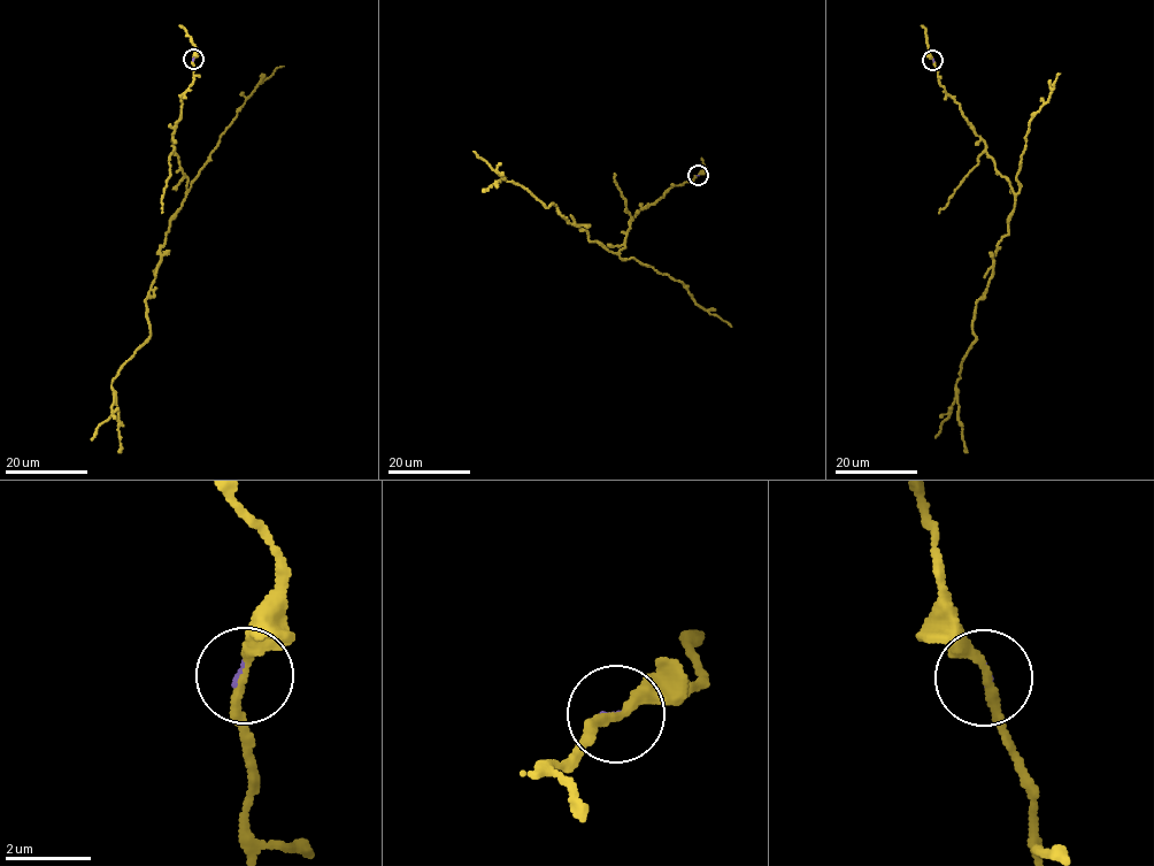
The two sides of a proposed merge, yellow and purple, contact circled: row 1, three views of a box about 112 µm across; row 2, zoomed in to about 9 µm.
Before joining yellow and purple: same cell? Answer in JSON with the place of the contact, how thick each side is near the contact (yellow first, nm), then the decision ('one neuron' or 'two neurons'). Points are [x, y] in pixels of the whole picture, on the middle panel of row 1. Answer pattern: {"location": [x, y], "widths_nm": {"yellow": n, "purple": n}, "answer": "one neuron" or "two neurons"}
{"location": [698, 175], "widths_nm": {"yellow": 220, "purple": 50}, "answer": "two neurons"}

